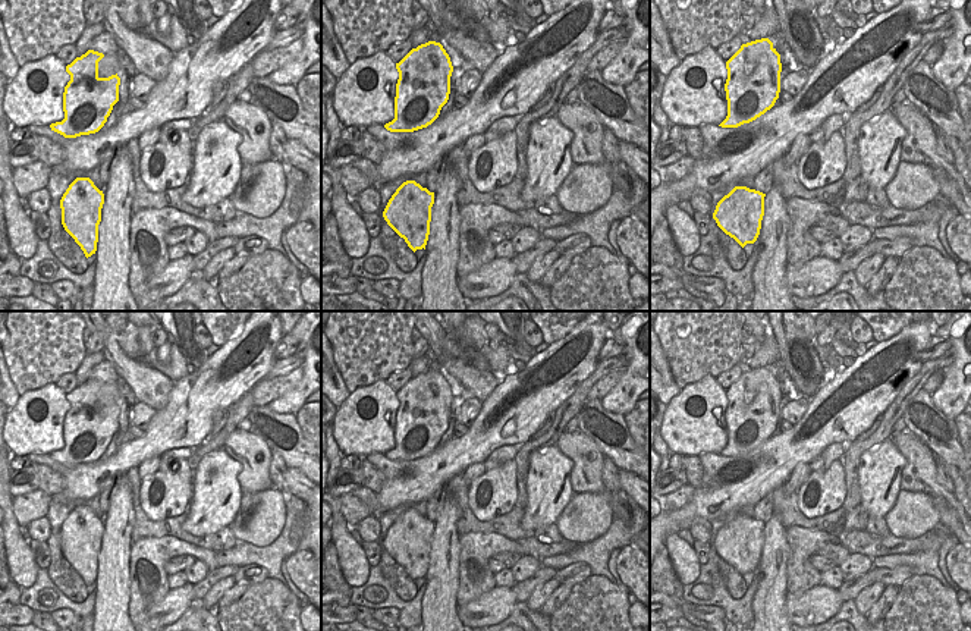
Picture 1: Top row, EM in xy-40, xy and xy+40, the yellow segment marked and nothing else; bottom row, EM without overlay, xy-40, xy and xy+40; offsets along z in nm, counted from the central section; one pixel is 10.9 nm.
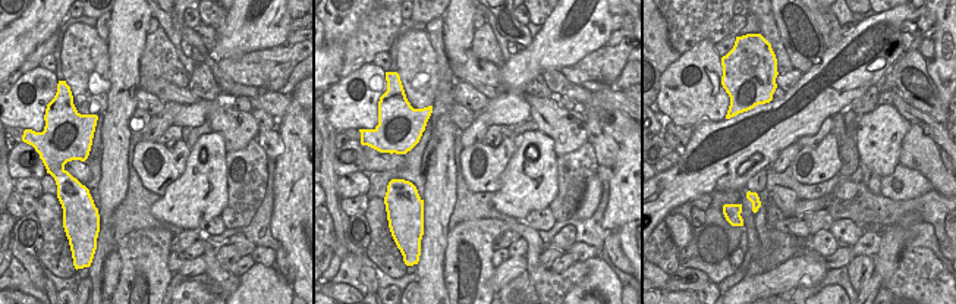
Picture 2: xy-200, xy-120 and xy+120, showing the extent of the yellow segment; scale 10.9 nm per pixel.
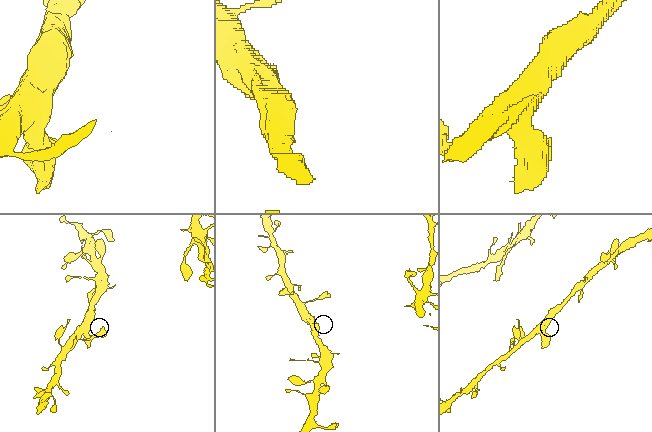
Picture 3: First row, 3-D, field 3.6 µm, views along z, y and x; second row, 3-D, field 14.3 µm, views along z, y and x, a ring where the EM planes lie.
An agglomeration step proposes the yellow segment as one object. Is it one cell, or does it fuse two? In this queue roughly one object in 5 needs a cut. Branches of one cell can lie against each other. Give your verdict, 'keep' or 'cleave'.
keep

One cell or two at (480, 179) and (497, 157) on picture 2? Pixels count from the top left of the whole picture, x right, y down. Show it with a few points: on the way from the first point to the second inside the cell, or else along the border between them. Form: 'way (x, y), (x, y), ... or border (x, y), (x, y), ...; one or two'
way (484, 174), (491, 163); one

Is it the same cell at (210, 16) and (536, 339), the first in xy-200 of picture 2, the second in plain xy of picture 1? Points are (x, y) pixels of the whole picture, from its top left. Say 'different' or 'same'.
different

